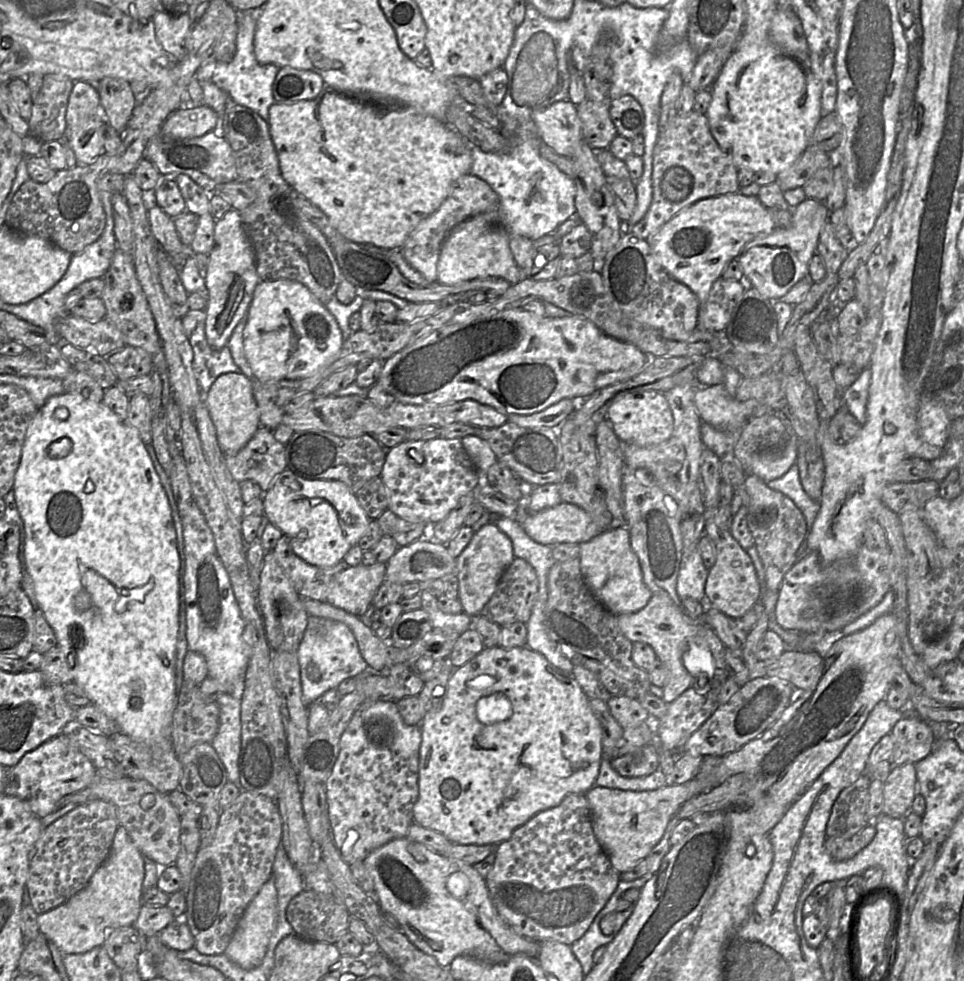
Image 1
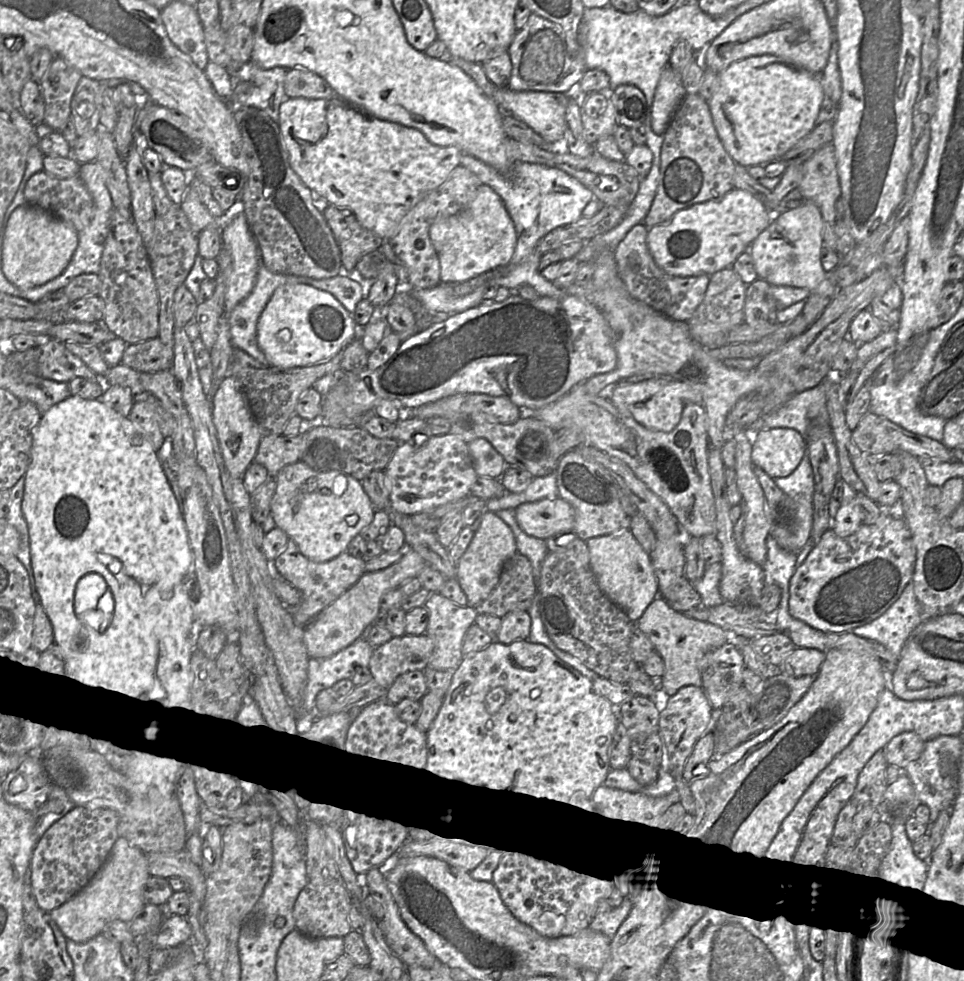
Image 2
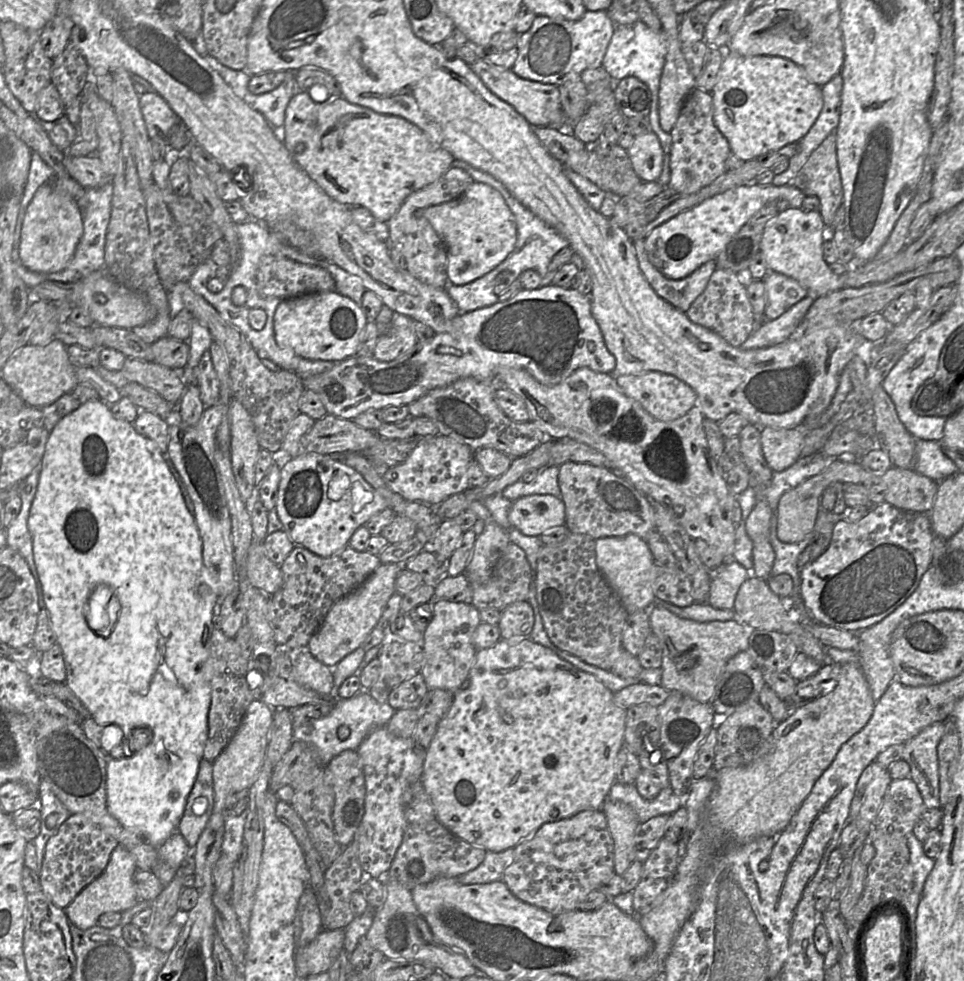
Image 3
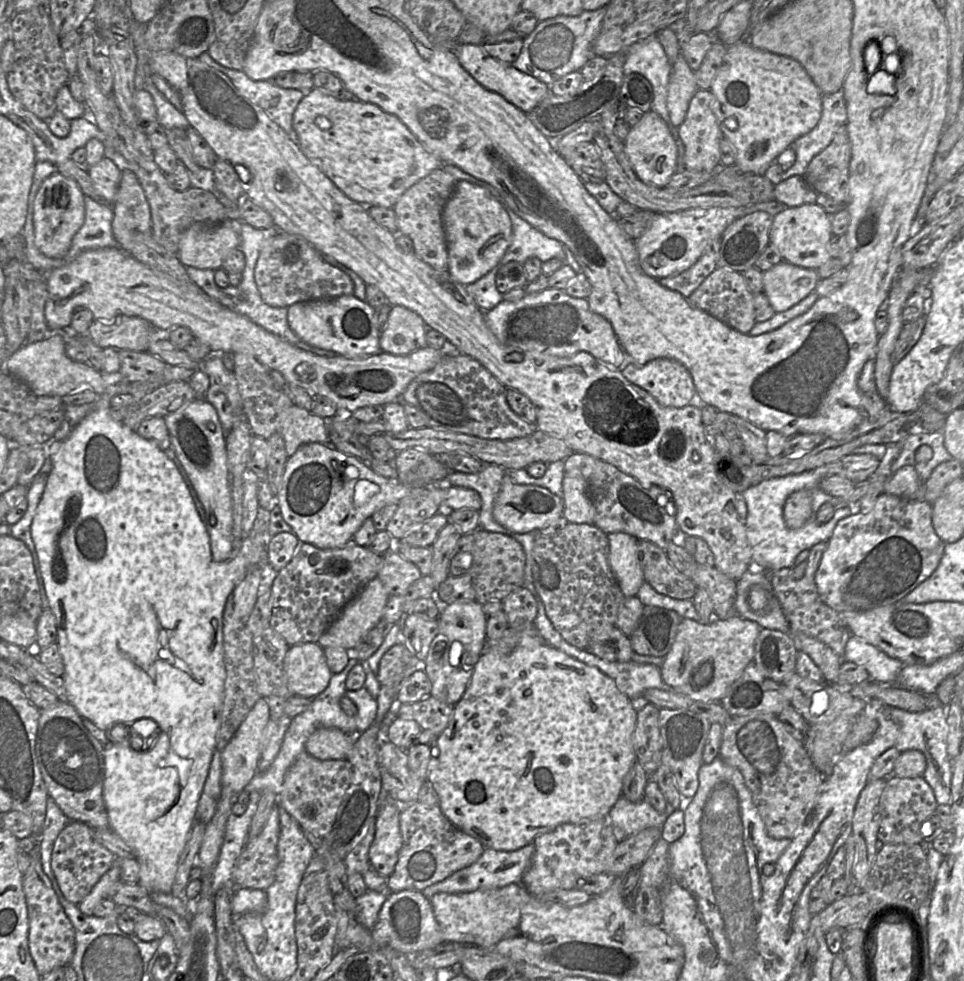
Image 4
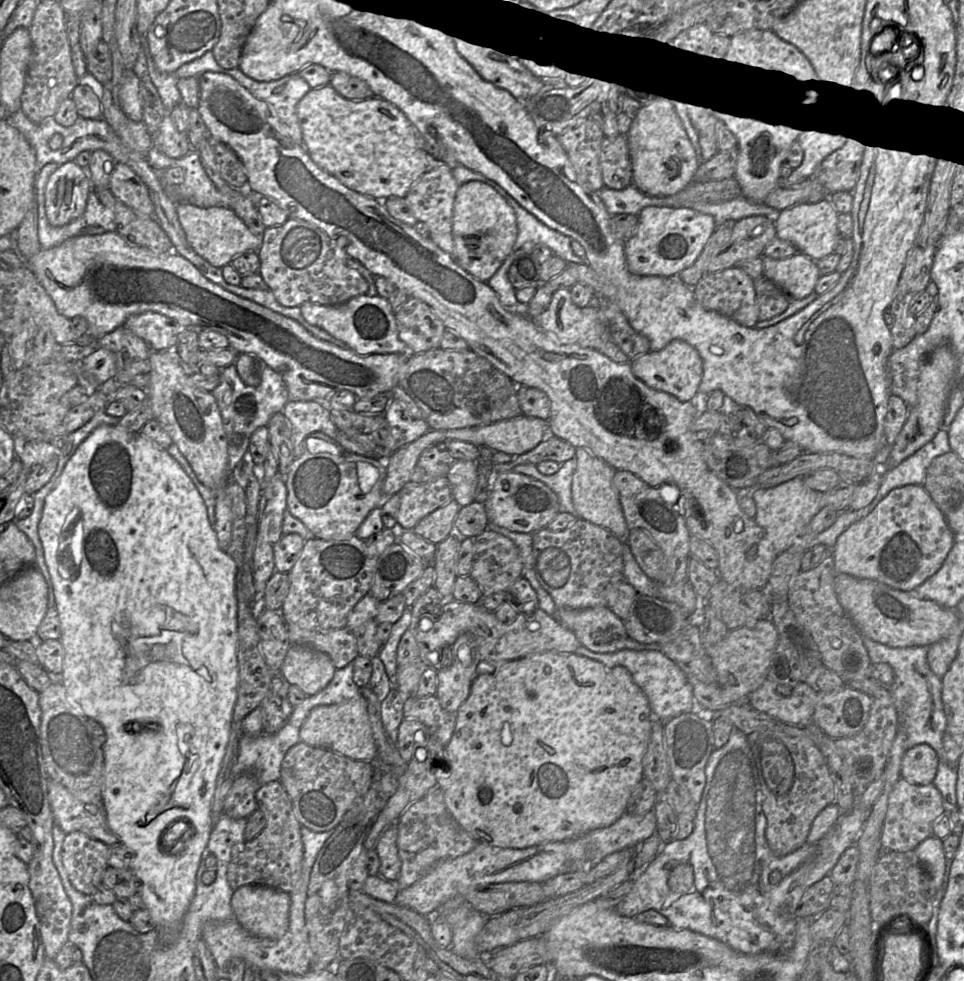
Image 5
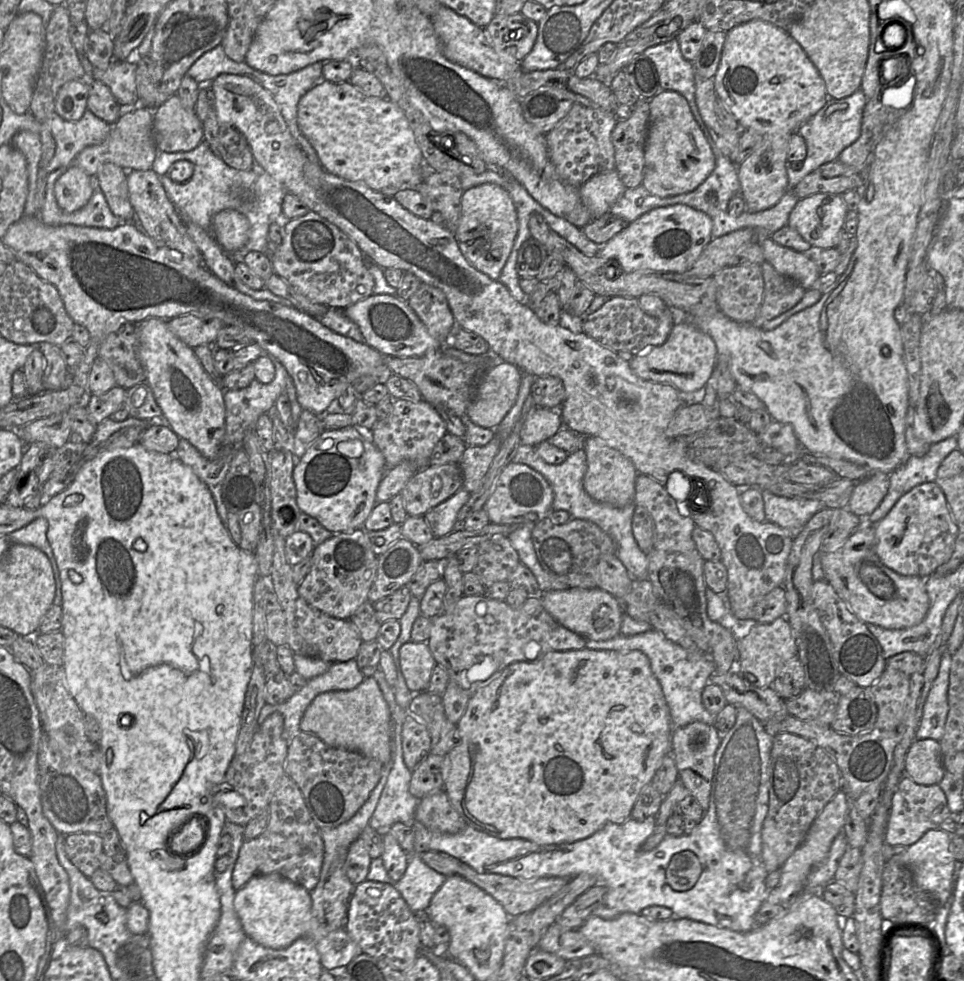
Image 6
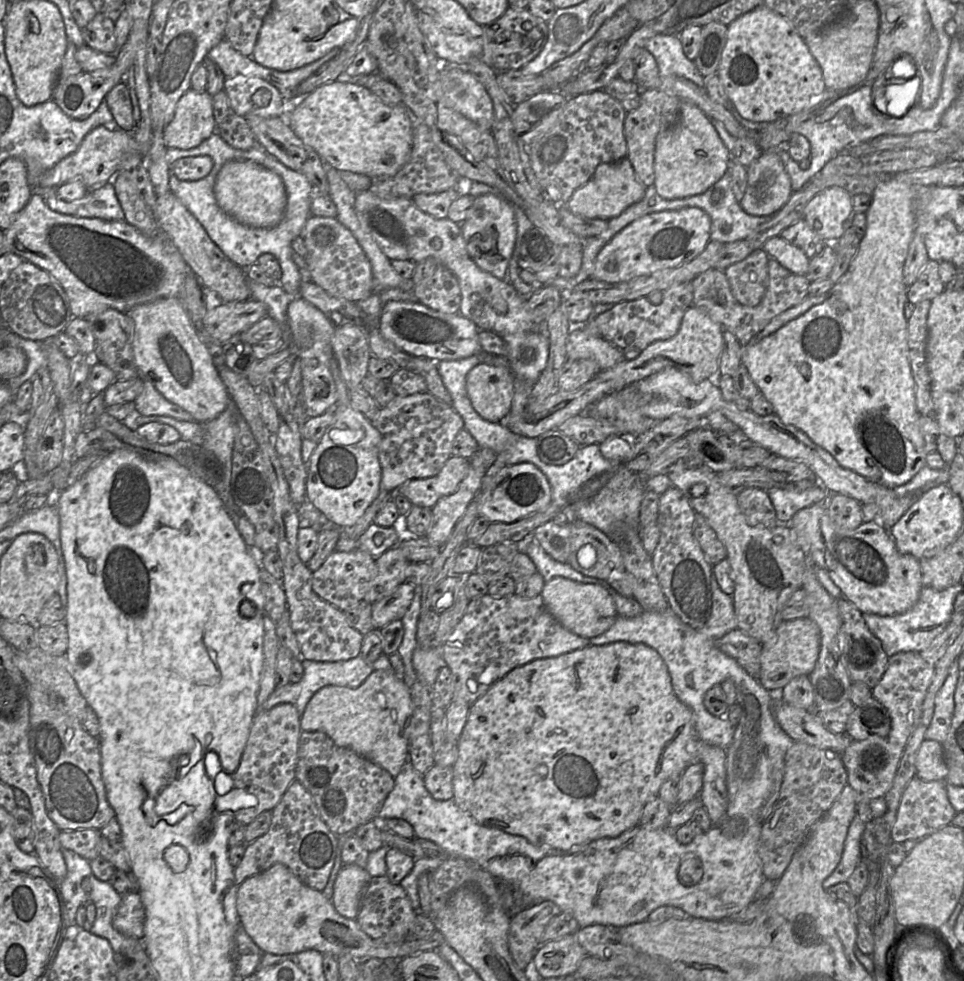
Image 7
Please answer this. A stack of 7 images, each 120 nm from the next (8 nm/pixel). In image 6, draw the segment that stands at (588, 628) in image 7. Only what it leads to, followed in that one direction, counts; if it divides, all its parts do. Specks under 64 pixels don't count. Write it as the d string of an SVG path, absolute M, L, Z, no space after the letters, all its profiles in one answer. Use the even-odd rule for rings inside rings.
M600 588L552 590L541 593L539 597L545 610L559 624L586 640L604 641L620 634L622 611L618 600Z

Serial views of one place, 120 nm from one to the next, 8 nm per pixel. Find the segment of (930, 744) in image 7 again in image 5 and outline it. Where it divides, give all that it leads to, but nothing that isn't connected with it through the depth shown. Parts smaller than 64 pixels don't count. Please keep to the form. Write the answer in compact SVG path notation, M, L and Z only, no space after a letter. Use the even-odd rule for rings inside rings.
M928 744L909 748L902 759L901 777L917 785L932 784L937 774L939 757Z

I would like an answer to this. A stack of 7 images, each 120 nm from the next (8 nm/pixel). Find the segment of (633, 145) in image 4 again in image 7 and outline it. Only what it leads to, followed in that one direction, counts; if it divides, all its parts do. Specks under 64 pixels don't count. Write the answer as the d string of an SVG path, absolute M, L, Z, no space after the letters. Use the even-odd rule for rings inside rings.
M682 100L677 122L657 135L653 186L664 199L701 194L726 173L730 160L730 150L723 143L710 117L694 103Z

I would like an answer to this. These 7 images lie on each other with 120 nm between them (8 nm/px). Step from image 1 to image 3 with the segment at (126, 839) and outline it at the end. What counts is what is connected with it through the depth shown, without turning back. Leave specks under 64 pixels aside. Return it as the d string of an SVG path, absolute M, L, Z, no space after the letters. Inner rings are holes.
M118 844L113 850L105 870L64 908L69 922L82 930L86 930L98 925L98 919L104 913L123 912L135 906L139 901L133 881L136 870L135 860L129 849Z

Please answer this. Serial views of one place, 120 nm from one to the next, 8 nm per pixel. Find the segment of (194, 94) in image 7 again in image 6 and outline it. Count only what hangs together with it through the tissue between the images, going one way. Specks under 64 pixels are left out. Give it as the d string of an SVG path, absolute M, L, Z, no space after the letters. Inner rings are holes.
M174 94L155 108L152 134L158 151L188 152L202 142L203 123L195 110L187 110Z

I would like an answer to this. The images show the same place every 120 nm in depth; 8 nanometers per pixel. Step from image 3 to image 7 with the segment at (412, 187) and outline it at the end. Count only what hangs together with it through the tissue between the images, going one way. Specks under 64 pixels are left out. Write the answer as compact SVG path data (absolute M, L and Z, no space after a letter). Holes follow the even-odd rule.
M343 77L317 87L305 98L296 101L291 106L288 106L286 121L296 136L298 136L307 146L314 149L323 161L329 163L332 167L339 171L350 171L353 173L365 174L370 178L391 177L394 176L410 158L413 144L413 116L402 104L385 104L369 88L354 79Z

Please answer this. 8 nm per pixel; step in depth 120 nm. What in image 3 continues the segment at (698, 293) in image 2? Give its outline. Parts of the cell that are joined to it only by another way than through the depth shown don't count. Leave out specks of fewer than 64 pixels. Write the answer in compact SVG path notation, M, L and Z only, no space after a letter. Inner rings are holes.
M632 239L639 268L655 293L676 309L686 312L694 300L704 291L715 269L716 259L700 265L682 279L670 279L663 275L649 261L644 239Z

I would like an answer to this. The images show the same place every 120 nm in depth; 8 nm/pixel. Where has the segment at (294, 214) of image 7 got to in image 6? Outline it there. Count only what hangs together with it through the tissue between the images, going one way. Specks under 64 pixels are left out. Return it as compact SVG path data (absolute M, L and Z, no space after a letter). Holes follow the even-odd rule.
M204 140L188 152L167 153L158 151L151 169L161 177L164 189L183 219L190 220L202 229L210 232L213 217L223 210L235 210L243 214L249 223L250 231L247 243L232 255L235 261L241 261L250 251L271 254L268 241L271 224L285 222L282 219L282 203L287 192L282 183L262 171L254 162L253 168L239 171L229 167L216 156ZM180 160L193 163L194 171L190 180L177 183L168 176L171 165Z

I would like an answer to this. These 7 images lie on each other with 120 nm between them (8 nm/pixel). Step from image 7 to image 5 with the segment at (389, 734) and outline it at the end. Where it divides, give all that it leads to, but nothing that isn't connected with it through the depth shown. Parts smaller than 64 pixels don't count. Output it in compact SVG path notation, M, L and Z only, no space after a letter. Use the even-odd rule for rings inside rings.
M362 695L341 704L316 706L303 723L300 736L301 741L310 746L326 748L355 760L376 764L377 748L368 713L368 702Z

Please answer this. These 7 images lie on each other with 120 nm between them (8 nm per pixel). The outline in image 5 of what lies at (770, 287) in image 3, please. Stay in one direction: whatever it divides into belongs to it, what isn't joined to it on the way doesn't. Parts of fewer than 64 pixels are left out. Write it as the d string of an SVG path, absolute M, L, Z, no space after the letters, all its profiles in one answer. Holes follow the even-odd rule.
M801 252L785 259L762 256L763 275L778 285L791 300L809 296L820 278L816 261Z

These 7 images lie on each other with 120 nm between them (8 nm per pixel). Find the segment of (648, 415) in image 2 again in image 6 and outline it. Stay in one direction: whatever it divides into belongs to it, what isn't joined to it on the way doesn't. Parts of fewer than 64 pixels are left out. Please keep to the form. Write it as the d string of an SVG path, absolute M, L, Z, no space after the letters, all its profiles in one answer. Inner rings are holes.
M690 321L675 324L667 340L660 346L648 349L629 361L631 370L640 378L668 384L679 392L693 393L703 389L717 363L717 347L708 334Z

